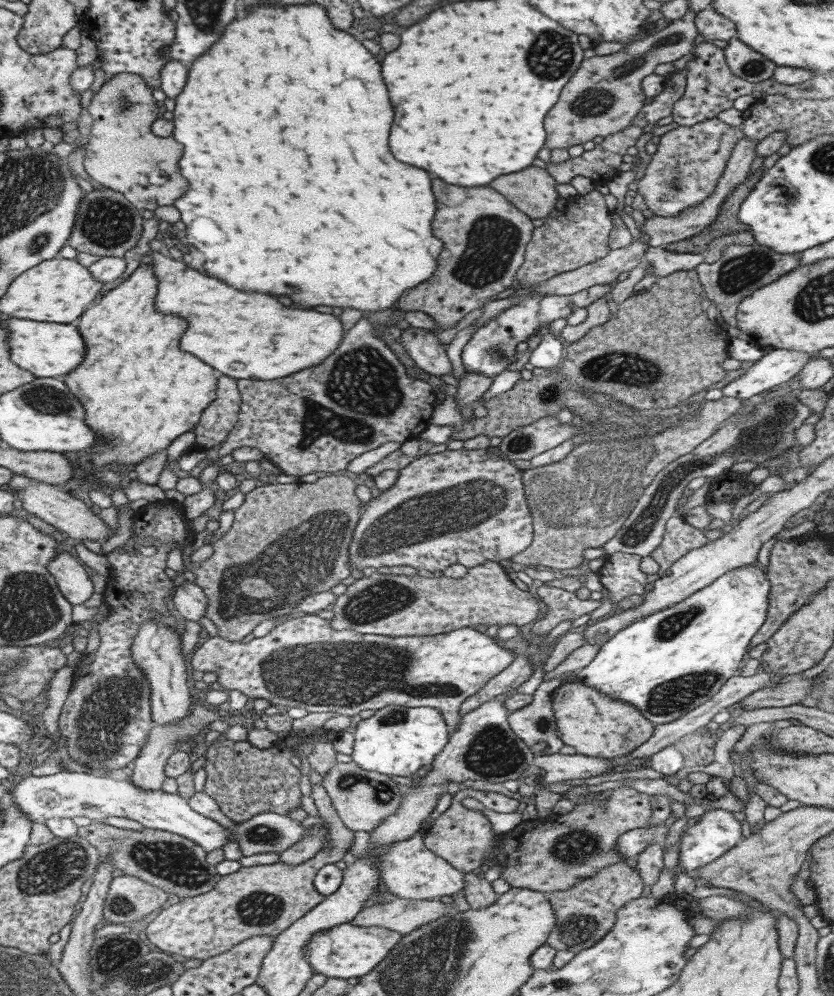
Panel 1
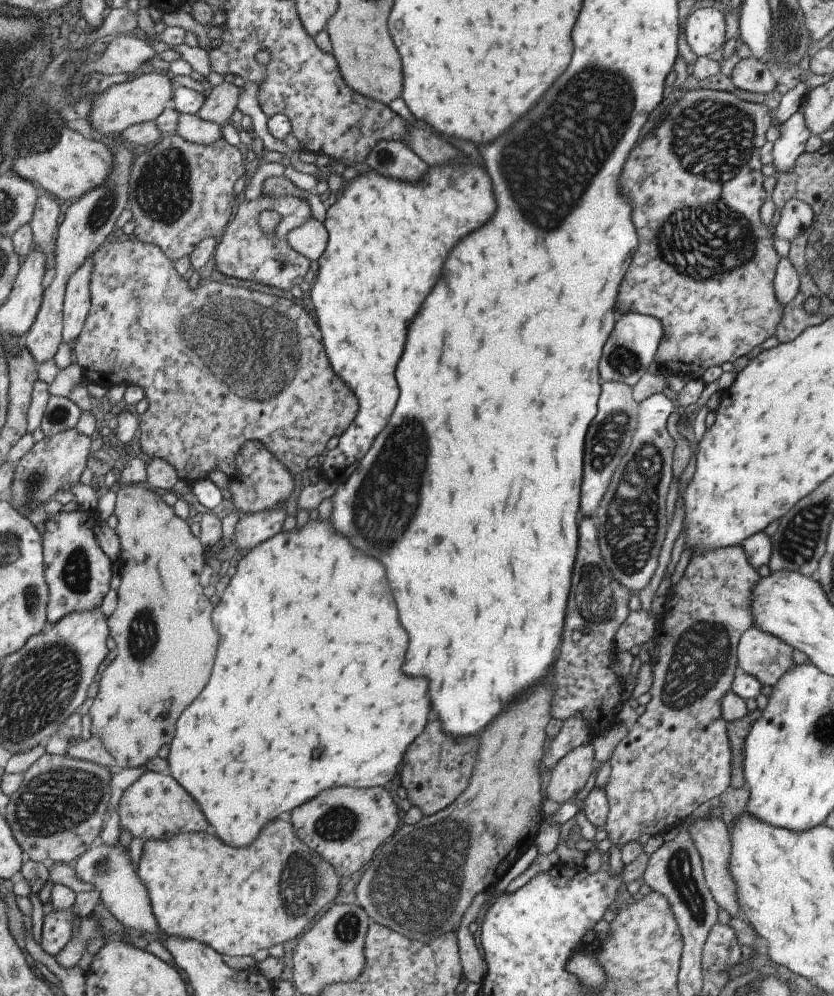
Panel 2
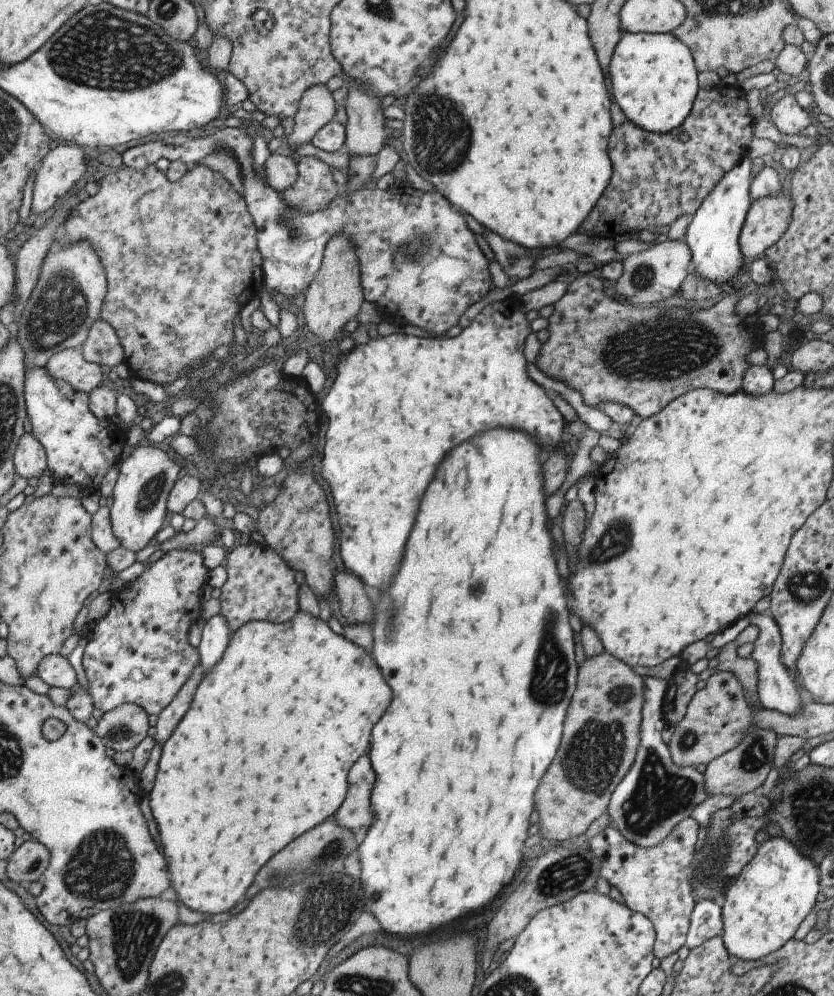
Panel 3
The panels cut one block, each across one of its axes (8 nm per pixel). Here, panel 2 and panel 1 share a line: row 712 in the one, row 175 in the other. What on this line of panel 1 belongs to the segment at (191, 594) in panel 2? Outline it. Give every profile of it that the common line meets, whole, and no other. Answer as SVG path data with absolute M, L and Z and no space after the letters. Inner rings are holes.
M132 73L114 75L112 79L108 79L92 97L88 106L93 122L92 137L85 149L84 170L104 187L120 192L141 212L174 205L178 198L188 192L188 182L182 177L180 170L182 144L174 140L173 136L158 137L150 130L151 124L158 118L158 107L159 103L152 96L147 82L140 75Z

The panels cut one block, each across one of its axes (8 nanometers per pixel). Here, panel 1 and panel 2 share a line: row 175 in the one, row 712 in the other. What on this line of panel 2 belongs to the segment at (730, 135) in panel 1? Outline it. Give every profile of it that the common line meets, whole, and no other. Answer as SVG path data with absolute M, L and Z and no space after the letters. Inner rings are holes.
M741 546L717 549L708 553L699 551L696 555L692 555L684 576L670 592L665 610L662 613L660 622L657 623L655 634L652 638L657 644L657 650L654 652L651 660L654 678L652 678L652 687L649 693L652 699L645 707L639 710L640 717L636 724L634 724L634 728L629 731L628 736L620 740L614 747L614 752L612 752L612 757L609 760L611 776L604 789L609 803L609 814L604 829L609 834L608 839L616 844L617 847L634 842L638 838L646 836L646 834L650 837L655 835L663 836L682 824L698 806L701 806L704 802L711 800L715 796L721 796L726 788L731 786L731 745L729 744L727 730L728 722L723 718L721 703L723 702L723 697L731 692L735 675L738 672L736 648L739 644L739 639L746 630L749 630L754 625L753 610L751 609L753 591L761 582L761 578L760 574L751 566L751 563L746 560Z

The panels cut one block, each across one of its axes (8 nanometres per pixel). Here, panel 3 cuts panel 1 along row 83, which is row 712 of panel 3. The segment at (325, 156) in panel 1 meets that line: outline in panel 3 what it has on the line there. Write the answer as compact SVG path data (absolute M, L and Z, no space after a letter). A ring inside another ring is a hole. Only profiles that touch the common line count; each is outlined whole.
M304 610L294 614L292 622L266 622L254 620L242 624L234 634L230 635L224 656L212 668L212 672L203 674L196 688L196 698L188 714L182 716L172 736L162 747L155 782L151 792L150 808L158 826L158 846L162 856L168 860L168 878L172 888L176 890L180 902L194 912L206 916L218 916L230 912L246 894L252 884L256 872L282 848L286 848L294 838L314 828L328 816L332 816L346 798L348 792L348 770L356 764L356 760L364 754L370 744L370 730L380 720L384 710L390 706L390 688L382 680L378 666L374 664L368 652L343 637L336 634L321 618L314 617Z

